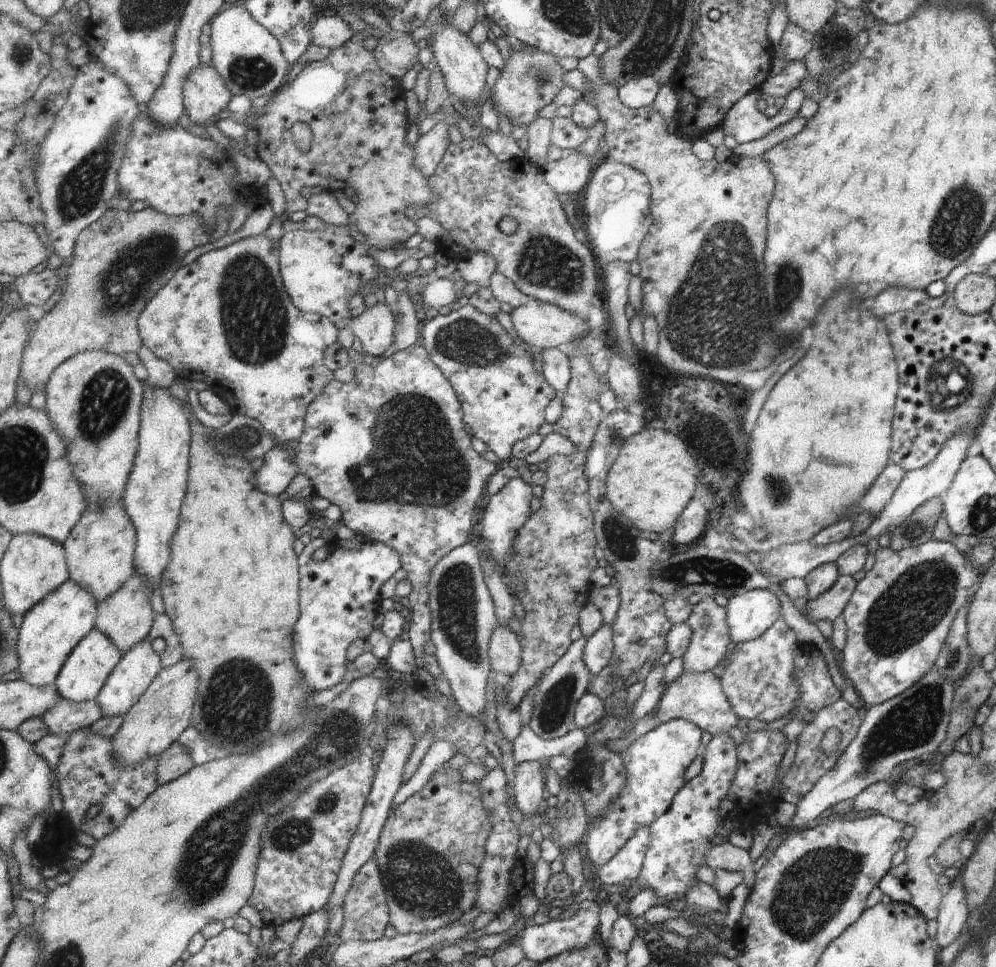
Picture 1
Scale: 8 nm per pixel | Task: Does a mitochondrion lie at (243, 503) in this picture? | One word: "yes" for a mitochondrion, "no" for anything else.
no

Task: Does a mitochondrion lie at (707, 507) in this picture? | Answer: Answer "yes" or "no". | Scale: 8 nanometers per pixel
no

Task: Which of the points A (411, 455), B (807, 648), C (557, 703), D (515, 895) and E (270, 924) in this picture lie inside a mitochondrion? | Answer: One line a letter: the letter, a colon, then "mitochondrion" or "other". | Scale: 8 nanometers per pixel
A: mitochondrion
B: other
C: mitochondrion
D: other
E: other

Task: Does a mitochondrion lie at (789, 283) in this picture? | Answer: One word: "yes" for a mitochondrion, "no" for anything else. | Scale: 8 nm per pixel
yes

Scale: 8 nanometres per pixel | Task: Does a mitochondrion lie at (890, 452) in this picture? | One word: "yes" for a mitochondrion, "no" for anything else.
no

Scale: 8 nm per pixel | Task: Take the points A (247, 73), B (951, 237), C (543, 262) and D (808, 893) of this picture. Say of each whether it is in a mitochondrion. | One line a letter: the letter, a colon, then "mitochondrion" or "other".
A: mitochondrion
B: mitochondrion
C: mitochondrion
D: mitochondrion

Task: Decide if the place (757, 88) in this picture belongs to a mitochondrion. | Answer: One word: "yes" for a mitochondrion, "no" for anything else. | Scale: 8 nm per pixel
no

